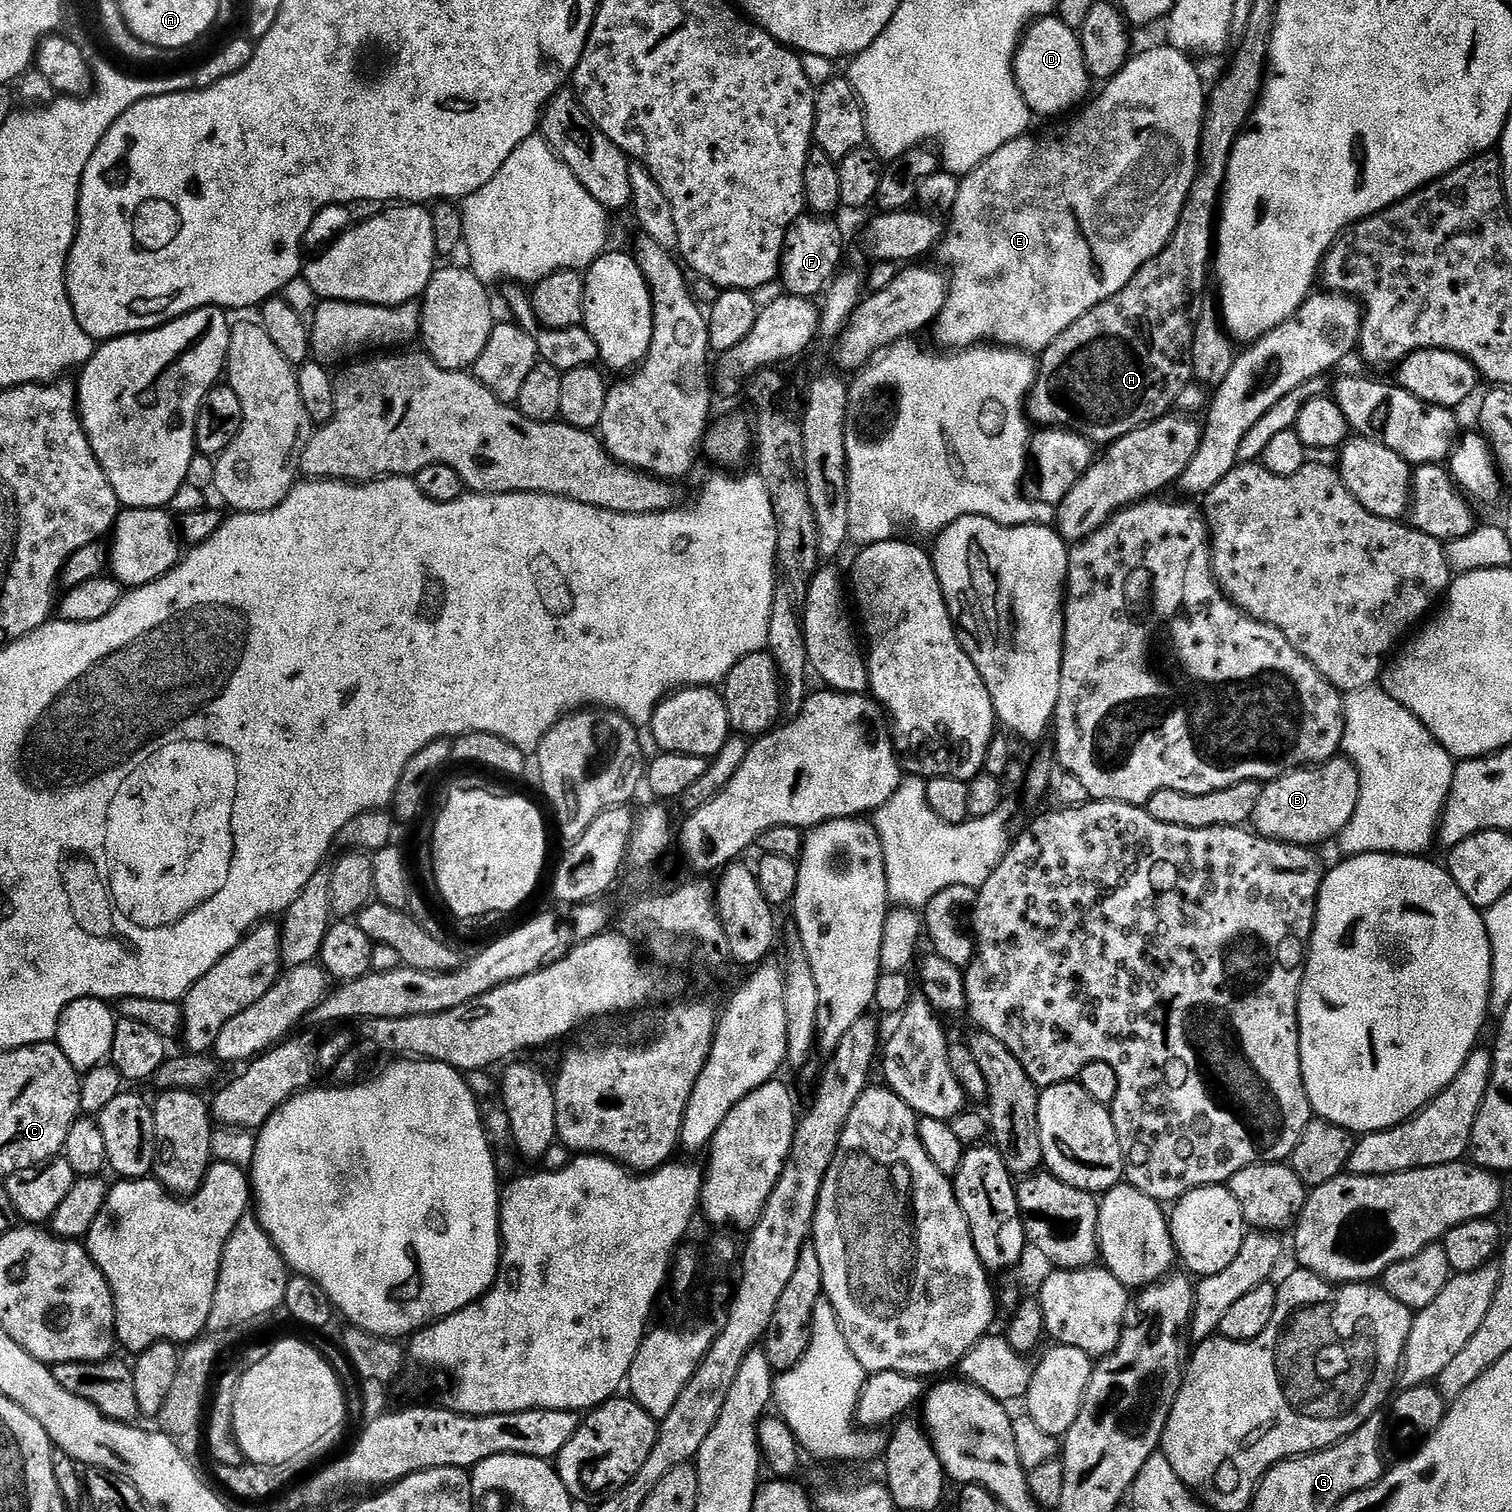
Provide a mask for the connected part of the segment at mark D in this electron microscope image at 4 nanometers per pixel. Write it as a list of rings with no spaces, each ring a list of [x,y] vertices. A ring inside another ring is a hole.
[[[1055,15],[1028,25],[1016,50],[1016,85],[1033,117],[1060,116],[1075,104],[1085,103],[1090,77],[1077,29],[1066,26]]]

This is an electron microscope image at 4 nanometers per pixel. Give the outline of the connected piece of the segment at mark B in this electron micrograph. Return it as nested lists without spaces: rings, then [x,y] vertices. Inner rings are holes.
[[[1337,754],[1325,764],[1314,764],[1307,768],[1296,768],[1286,772],[1276,780],[1267,781],[1260,789],[1258,806],[1254,806],[1251,827],[1259,835],[1268,840],[1279,840],[1282,844],[1298,844],[1301,846],[1317,846],[1323,840],[1335,841],[1344,831],[1350,818],[1354,818],[1354,810],[1360,797],[1360,775],[1354,762],[1343,754]]]

